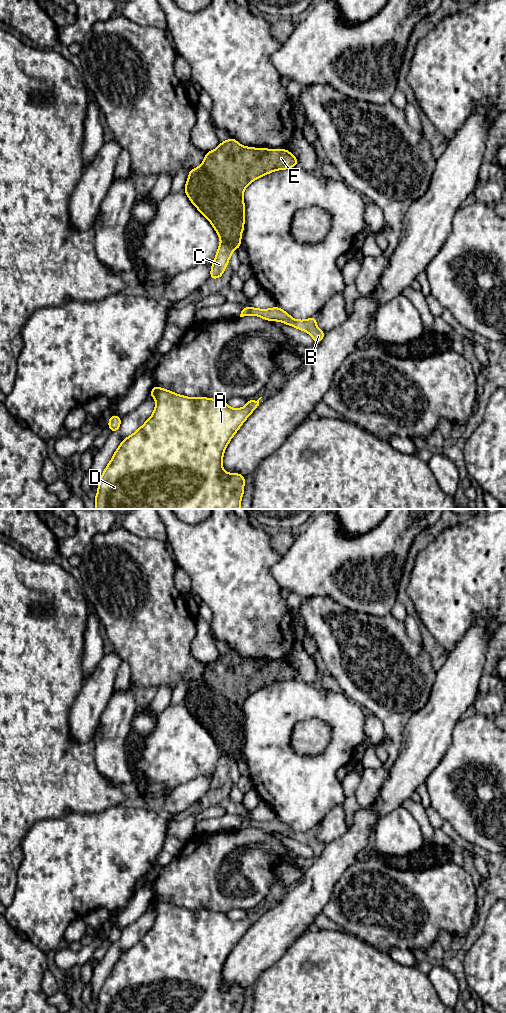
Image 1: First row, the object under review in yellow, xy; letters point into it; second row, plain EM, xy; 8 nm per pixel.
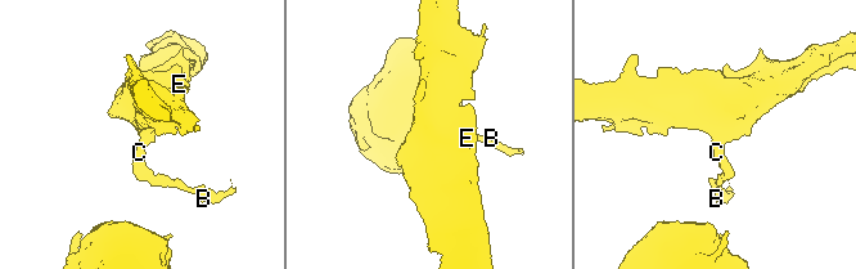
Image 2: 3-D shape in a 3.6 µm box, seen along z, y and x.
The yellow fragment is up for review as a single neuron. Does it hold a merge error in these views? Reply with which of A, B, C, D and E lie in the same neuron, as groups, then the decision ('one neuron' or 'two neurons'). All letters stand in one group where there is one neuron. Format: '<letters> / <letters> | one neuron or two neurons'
A B C D / E | two neurons

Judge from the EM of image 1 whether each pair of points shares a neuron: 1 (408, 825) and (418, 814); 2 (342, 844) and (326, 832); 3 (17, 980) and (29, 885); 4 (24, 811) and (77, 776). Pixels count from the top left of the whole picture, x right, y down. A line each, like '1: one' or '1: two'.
1: two
2: two
3: two
4: one

